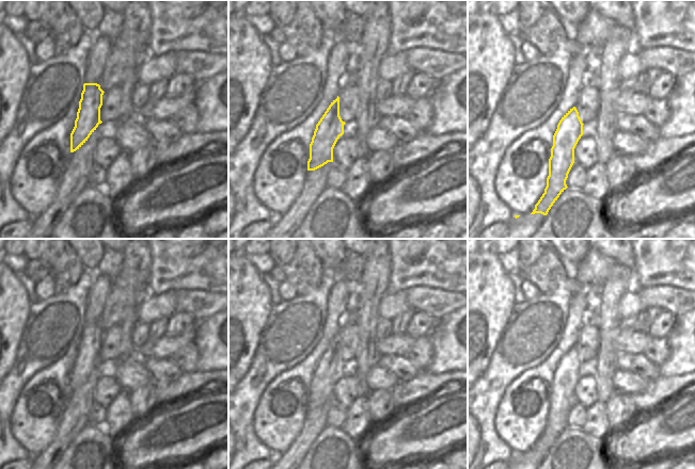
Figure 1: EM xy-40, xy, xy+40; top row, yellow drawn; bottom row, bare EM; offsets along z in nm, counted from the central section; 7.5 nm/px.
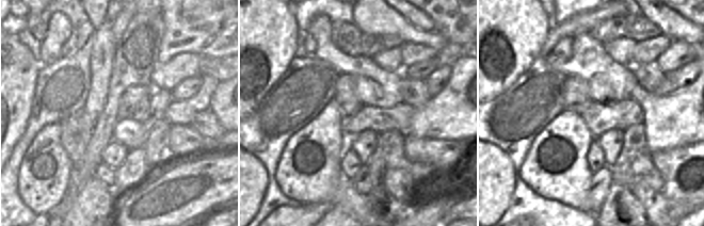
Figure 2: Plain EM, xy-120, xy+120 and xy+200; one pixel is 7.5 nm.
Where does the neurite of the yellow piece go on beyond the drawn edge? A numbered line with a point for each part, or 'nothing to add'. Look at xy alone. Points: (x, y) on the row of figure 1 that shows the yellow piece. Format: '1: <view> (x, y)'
nothing to add

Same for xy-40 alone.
nothing to add

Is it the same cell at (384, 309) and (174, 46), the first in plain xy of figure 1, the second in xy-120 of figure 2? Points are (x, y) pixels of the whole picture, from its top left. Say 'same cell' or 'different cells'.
different cells

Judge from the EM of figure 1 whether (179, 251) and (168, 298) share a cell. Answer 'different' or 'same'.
different

